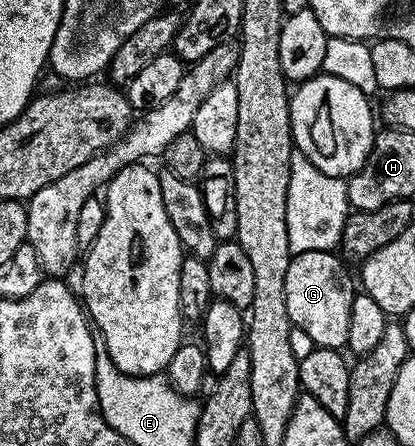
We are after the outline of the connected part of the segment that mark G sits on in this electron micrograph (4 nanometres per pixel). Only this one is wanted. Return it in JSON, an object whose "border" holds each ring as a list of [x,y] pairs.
{"border":[[[307,250],[298,253],[287,267],[287,315],[289,322],[323,349],[344,350],[348,346],[348,328],[351,327],[352,301],[355,296],[349,282],[346,262],[336,252]]]}

